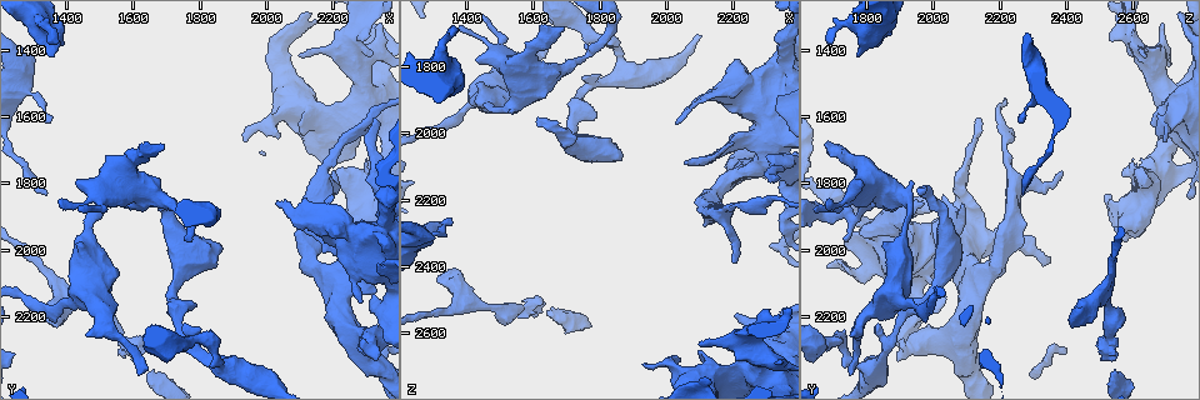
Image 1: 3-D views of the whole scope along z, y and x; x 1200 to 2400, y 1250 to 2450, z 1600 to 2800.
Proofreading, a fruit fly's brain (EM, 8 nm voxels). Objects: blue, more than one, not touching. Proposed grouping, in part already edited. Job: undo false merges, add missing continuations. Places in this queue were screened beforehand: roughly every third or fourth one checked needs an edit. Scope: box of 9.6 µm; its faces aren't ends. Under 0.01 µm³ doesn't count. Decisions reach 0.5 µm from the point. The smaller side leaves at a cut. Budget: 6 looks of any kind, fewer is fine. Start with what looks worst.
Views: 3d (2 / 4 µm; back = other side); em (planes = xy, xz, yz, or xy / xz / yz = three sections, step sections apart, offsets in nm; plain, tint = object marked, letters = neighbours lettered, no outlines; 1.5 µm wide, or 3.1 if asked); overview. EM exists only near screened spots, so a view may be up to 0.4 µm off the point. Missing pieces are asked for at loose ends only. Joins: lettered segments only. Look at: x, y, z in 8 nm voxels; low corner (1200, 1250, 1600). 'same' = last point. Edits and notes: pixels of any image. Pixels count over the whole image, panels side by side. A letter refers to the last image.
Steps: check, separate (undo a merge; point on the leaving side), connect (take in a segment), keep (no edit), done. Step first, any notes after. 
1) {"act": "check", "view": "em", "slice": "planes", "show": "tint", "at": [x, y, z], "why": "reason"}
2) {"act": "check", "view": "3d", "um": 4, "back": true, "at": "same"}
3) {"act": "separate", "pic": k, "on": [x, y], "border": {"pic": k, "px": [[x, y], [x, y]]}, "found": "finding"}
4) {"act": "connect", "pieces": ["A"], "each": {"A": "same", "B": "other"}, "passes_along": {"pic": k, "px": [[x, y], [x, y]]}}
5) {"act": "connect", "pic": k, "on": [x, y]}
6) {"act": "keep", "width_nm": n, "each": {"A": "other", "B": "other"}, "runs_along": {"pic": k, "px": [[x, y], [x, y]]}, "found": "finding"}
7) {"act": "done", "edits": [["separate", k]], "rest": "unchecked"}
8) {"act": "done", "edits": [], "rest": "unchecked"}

{"act": "check", "view": "em", "slice": "xz", "step": 8, "show": "tint", "at": [1350, 1830, 2260], "why": "thin end"}

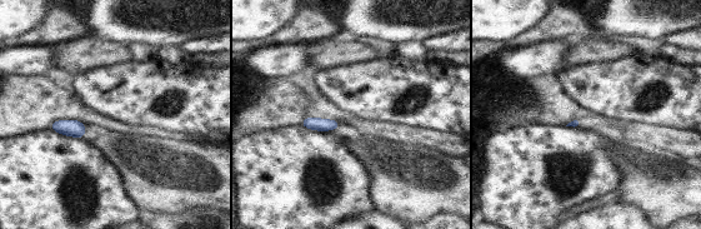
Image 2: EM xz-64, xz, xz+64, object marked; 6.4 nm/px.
{"act": "check", "view": "em", "slice": "xy", "step": 4, "show": "letters", "at": "same"}

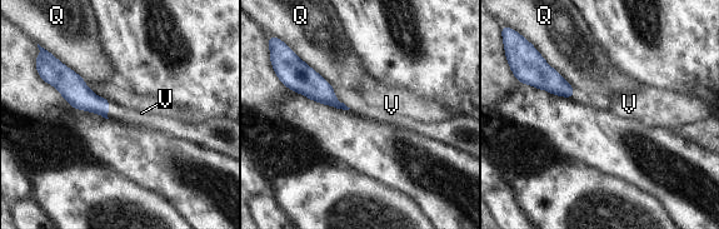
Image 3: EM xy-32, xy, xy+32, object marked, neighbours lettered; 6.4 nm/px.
{"act": "keep", "longest_contact_nm": ["Q", 320], "each": {"Q": "other", "V": "other"}, "found": "no lettered segment goes on from it"}

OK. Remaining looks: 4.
{"act": "check", "view": "3d", "um": 4, "at": [1620, 2380, 1750], "why": "branch stops here"}

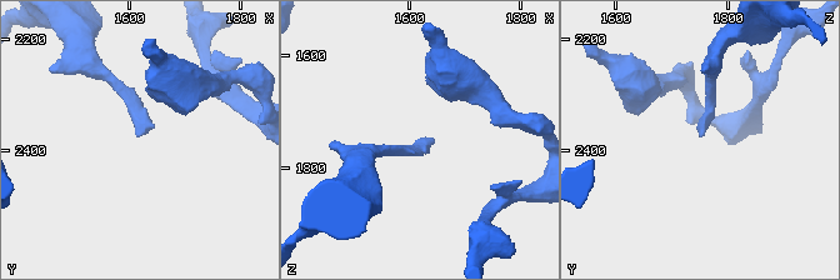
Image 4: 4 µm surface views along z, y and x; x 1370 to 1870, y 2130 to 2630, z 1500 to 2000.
{"act": "check", "view": "em", "slice": "planes", "show": "letters", "at": [1620, 2380, 1755]}

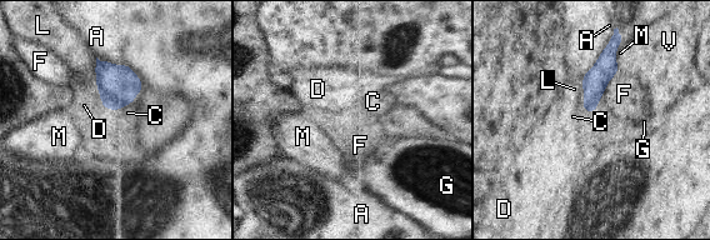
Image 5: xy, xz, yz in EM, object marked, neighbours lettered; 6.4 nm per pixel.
{"act": "connect", "pieces": ["C"], "each": {"A": "other", "C": "same", "D": "other", "F": "other", "G": "other", "L": "other", "M": "other", "V": "other"}, "passes_along": {"pic": 5, "px": [[118, 85], [123, 105], [128, 113]]}, "found": "the cell continues"}

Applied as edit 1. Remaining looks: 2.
{"act": "done", "edits": [["connect", 5]], "rest": "unchecked"}

